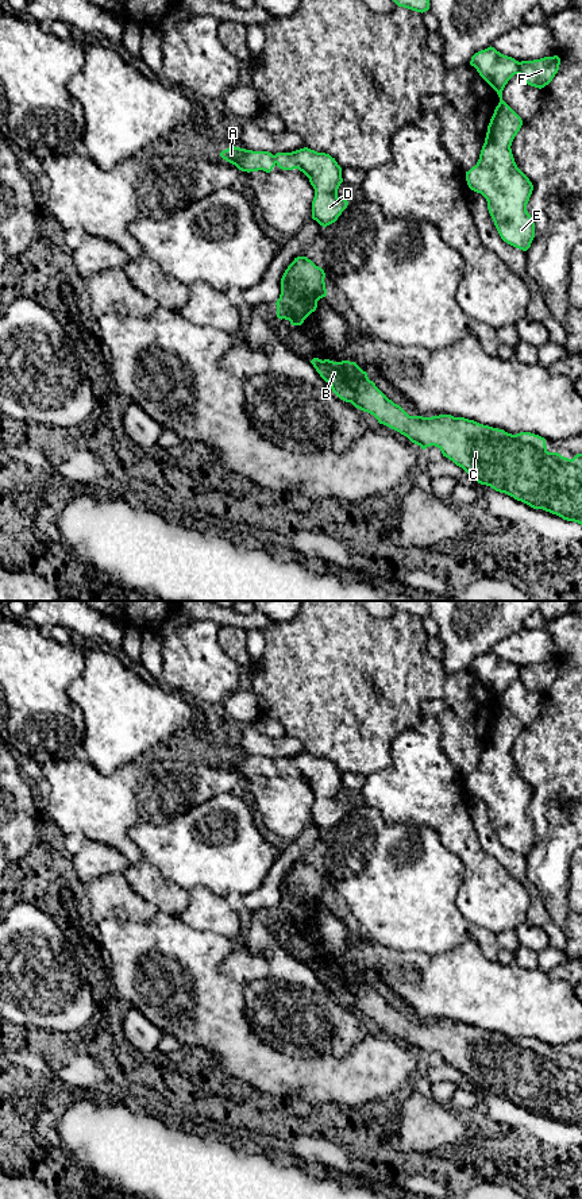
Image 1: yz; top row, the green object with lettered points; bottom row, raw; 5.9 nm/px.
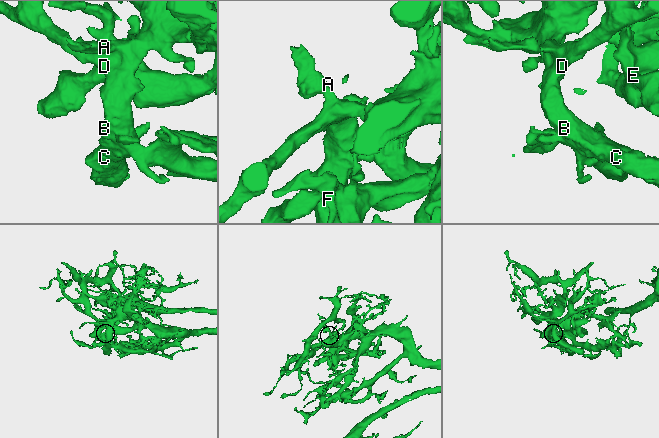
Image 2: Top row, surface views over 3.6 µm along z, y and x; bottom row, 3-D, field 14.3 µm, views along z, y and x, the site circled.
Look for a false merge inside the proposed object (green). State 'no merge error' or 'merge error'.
no merge error

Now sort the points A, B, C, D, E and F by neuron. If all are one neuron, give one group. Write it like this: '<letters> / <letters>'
A B C D E F

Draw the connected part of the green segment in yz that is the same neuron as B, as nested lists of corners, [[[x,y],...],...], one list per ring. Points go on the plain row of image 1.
[[[313,963],[311,968],[340,1005],[373,1019],[379,1029],[400,1037],[423,1055],[438,1052],[443,1061],[462,1072],[478,1088],[505,1098],[533,1114],[543,1114],[582,1130],[582,1059],[568,1064],[558,1057],[548,1057],[546,1044],[539,1040],[531,1037],[512,1040],[465,1022],[409,1021],[389,1005],[355,967]]]

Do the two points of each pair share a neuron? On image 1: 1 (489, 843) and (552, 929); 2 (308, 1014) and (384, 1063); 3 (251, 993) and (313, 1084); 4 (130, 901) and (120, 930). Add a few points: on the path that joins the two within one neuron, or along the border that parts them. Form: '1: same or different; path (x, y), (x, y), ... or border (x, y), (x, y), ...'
1: same; path (511, 864), (532, 890), (536, 908)
2: different; border (369, 1033), (358, 1041)
3: different; border (268, 1044), (295, 1057), (327, 1055)
4: different; border (155, 913), (147, 921), (107, 917), (97, 924)

